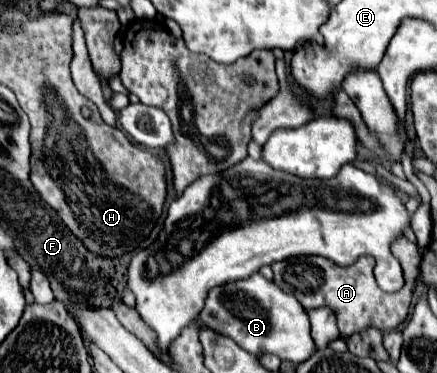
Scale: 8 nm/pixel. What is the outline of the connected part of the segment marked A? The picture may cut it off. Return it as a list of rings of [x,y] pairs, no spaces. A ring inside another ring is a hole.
[[[405,237],[397,239],[397,243],[393,243],[391,253],[399,259],[401,269],[403,269],[403,277],[405,277],[405,285],[395,293],[385,293],[377,285],[375,275],[373,275],[373,267],[375,267],[373,257],[361,257],[361,259],[357,259],[357,263],[353,263],[349,267],[335,265],[333,261],[329,261],[325,257],[317,257],[317,255],[291,257],[291,259],[285,259],[281,263],[271,265],[271,269],[275,273],[273,281],[281,287],[281,291],[293,295],[305,309],[329,307],[337,317],[337,325],[339,325],[341,335],[353,335],[353,333],[363,331],[371,325],[381,329],[383,333],[387,333],[395,327],[399,327],[409,313],[411,291],[413,291],[415,279],[419,275],[419,263],[421,263],[419,247]]]

